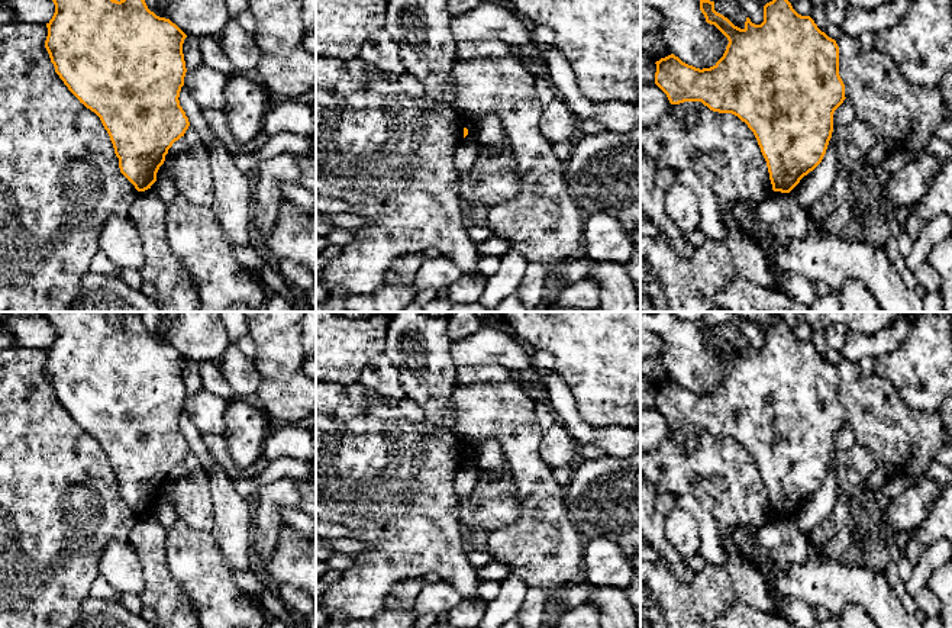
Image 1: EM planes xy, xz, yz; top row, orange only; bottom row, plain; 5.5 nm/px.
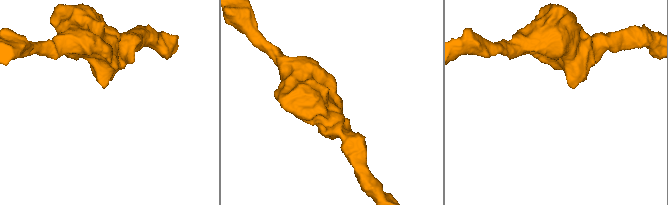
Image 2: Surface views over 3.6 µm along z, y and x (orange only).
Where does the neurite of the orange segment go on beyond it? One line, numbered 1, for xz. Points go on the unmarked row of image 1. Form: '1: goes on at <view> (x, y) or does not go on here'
1: does not go on here

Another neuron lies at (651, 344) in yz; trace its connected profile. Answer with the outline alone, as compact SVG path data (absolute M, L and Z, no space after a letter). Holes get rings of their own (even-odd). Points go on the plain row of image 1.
M640 329L640 360L648 358L651 355L659 357L664 350L662 338L656 334Z

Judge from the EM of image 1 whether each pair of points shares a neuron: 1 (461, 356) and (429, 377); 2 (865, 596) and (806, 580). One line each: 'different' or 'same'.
1: different
2: same

